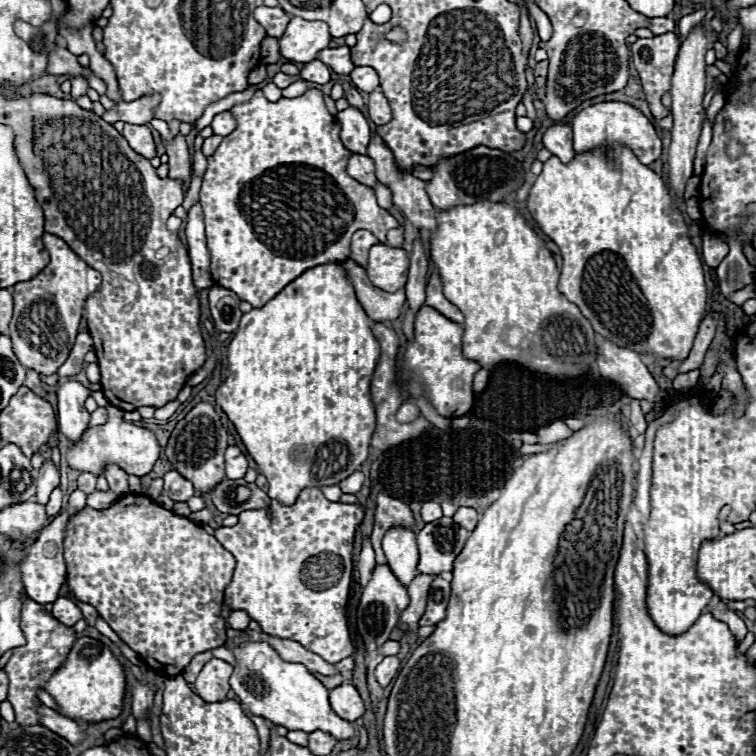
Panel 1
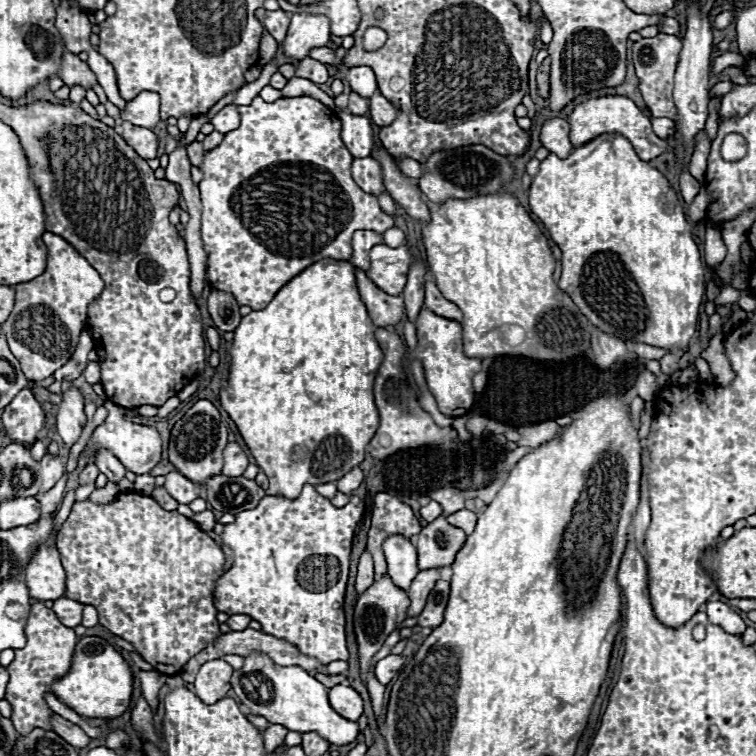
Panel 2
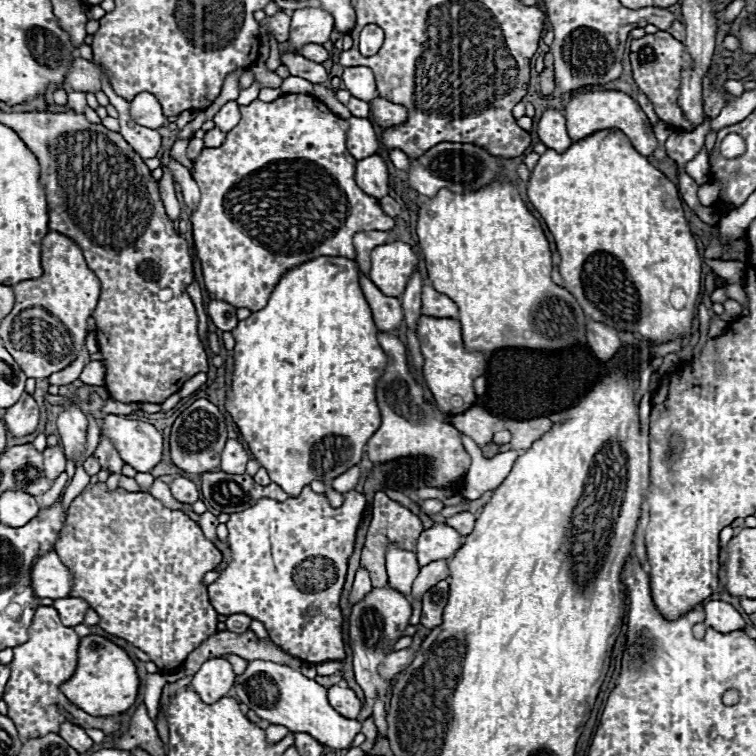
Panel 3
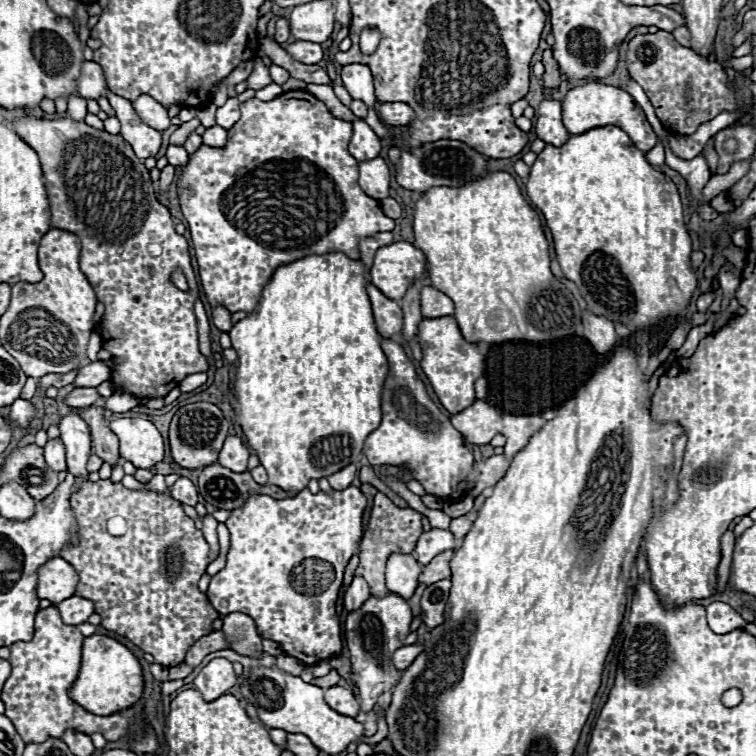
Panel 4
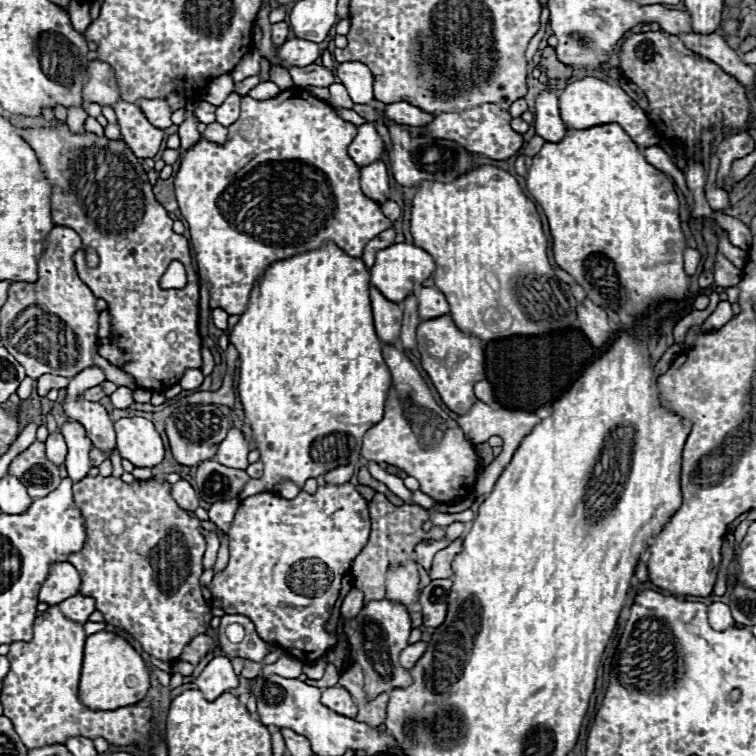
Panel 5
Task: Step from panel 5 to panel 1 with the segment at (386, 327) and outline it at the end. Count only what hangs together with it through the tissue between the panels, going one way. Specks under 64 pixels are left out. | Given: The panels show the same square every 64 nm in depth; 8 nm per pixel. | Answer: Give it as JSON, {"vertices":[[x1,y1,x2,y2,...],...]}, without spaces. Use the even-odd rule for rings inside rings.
{"vertices":[[344,260,342,266,346,268,352,284,354,284,354,290,356,290,356,296,360,300,360,304,364,306,366,314,374,320,374,322,392,322,400,316,402,312,402,306,406,302,406,296,404,296,404,290,398,290,398,292,384,292,376,286,372,286,372,282,368,280,366,276,366,270,358,264,354,264,352,260]]}

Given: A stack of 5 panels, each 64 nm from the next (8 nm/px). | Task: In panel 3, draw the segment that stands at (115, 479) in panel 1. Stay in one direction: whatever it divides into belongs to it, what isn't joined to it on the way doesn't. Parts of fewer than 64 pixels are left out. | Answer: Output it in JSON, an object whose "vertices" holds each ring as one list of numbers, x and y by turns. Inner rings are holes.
{"vertices":[[100,436,100,444,98,444,94,456,98,458,98,462,100,462,100,466,104,470,108,470,108,472,122,472,124,462,122,462,118,450,114,448,114,444,110,442,110,438]]}

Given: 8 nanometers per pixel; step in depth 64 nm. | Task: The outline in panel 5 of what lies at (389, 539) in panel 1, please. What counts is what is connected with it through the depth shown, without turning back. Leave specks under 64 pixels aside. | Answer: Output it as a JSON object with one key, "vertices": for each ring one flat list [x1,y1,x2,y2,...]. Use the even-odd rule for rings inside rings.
{"vertices":[[412,560,408,564,394,566,388,570,386,598,390,598,390,602,402,602,402,606,410,608,414,602,418,602,418,588,420,576]]}

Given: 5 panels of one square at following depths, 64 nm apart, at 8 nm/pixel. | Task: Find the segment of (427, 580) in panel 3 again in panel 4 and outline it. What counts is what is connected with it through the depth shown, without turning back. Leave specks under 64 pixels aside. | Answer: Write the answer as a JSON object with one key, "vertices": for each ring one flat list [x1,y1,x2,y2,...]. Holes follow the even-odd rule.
{"vertices":[[446,550,438,556,434,556,434,560,424,568,424,572,420,574,420,582,424,584,434,584,438,580,444,580,444,578,450,578,450,558,454,556,454,550]]}

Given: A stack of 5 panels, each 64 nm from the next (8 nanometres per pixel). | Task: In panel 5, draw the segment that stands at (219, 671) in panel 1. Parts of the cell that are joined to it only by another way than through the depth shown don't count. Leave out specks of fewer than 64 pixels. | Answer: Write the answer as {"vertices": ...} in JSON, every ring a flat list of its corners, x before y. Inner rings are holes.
{"vertices":[[216,656,196,678,196,684,208,700,216,700,226,690,238,686,238,676,234,674,232,662,226,656]]}

